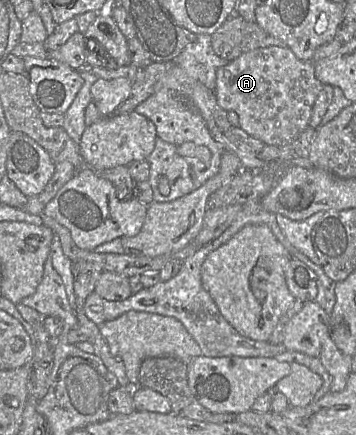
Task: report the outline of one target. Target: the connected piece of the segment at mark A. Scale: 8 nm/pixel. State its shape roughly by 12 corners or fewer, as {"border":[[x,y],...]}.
{"border":[[288,47],[245,52],[214,94],[267,145],[309,126],[324,84]]}

